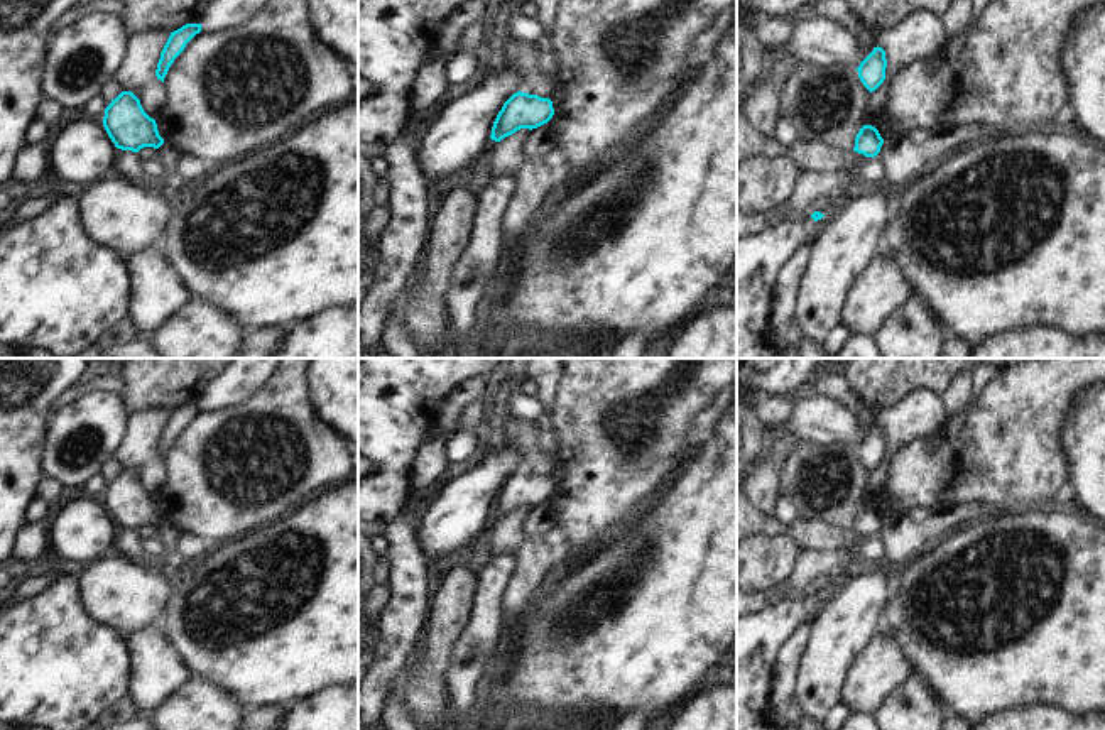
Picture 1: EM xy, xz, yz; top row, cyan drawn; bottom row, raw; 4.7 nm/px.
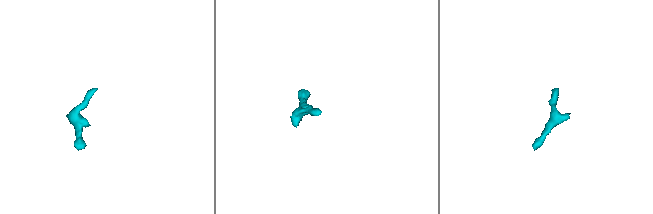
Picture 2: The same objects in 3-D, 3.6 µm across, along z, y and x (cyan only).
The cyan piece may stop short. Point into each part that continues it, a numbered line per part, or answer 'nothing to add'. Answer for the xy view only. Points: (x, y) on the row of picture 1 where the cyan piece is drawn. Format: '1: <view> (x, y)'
nothing to add

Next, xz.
nothing to add

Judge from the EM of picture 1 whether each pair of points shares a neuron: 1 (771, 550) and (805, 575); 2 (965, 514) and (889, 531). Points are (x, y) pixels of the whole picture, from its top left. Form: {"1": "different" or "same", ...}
{"1": "different", "2": "same"}

